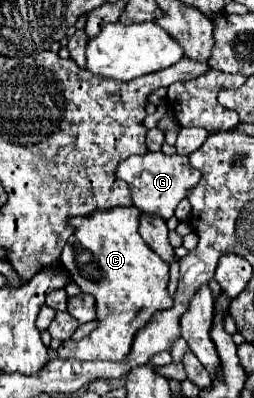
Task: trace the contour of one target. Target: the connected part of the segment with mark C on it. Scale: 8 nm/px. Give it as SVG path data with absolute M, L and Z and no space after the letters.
M116 207L110 211L94 211L86 217L74 217L74 235L68 239L64 251L62 251L62 265L72 275L72 281L80 287L80 291L92 295L92 297L126 297L126 305L122 303L100 303L98 305L98 327L84 337L82 341L64 341L58 349L60 359L78 359L78 361L122 361L132 349L134 335L138 329L142 329L154 313L170 309L174 299L168 295L168 263L162 261L138 233L138 215L140 211L136 207Z

